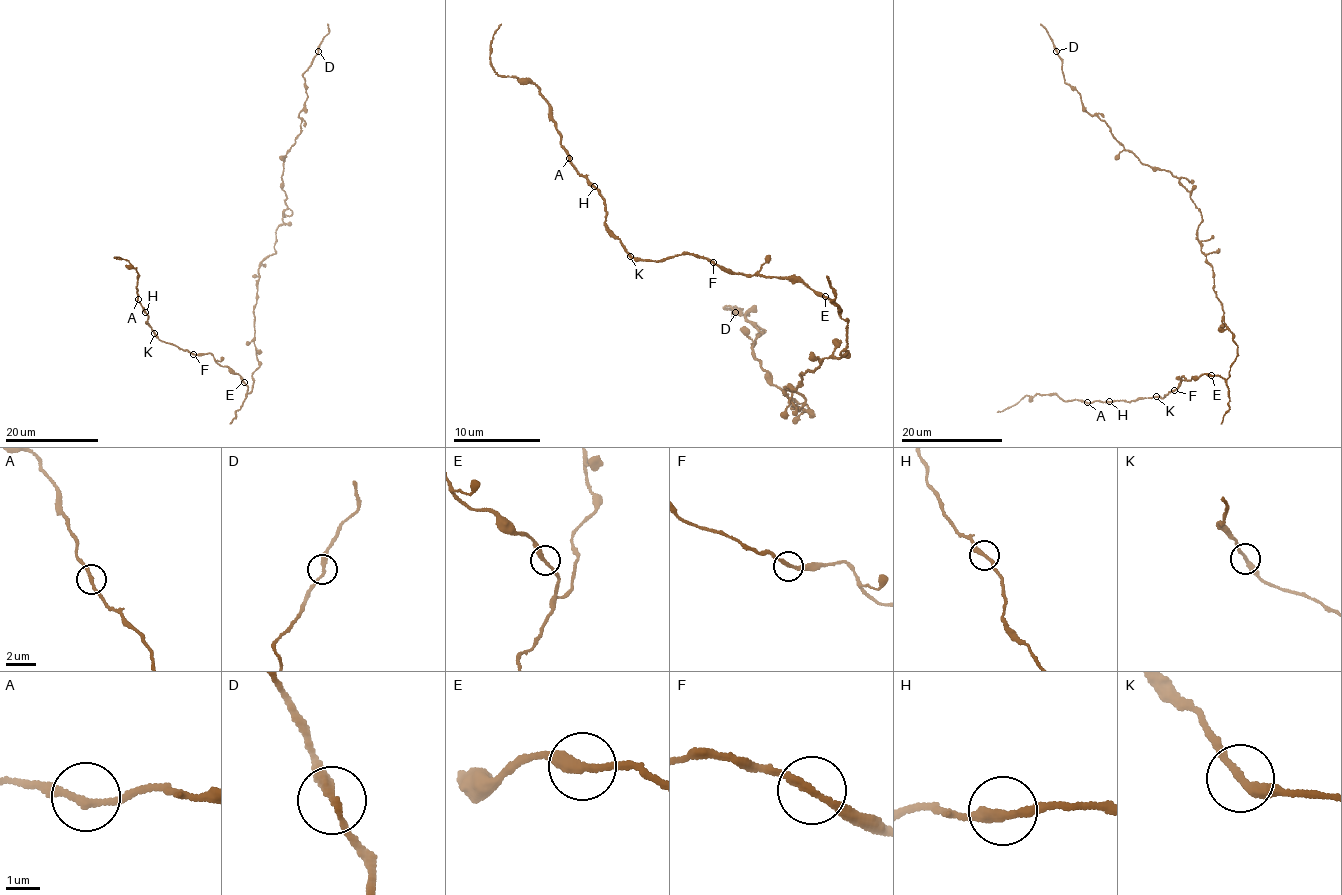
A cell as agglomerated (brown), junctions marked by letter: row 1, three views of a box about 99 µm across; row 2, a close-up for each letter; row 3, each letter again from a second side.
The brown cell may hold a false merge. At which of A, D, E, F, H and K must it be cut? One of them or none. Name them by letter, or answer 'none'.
none

